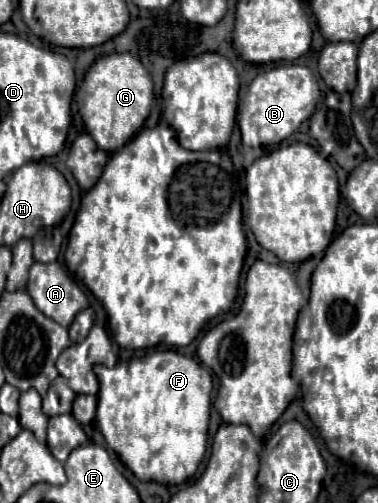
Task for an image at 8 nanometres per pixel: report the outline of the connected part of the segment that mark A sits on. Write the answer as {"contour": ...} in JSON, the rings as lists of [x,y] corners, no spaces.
{"contour":[[[34,263],[30,267],[30,279],[26,285],[28,295],[34,299],[34,305],[50,319],[54,319],[56,323],[60,323],[62,327],[70,327],[72,321],[76,319],[76,315],[80,311],[84,311],[88,307],[88,299],[82,293],[82,289],[76,285],[76,281],[60,267],[60,263]]]}

